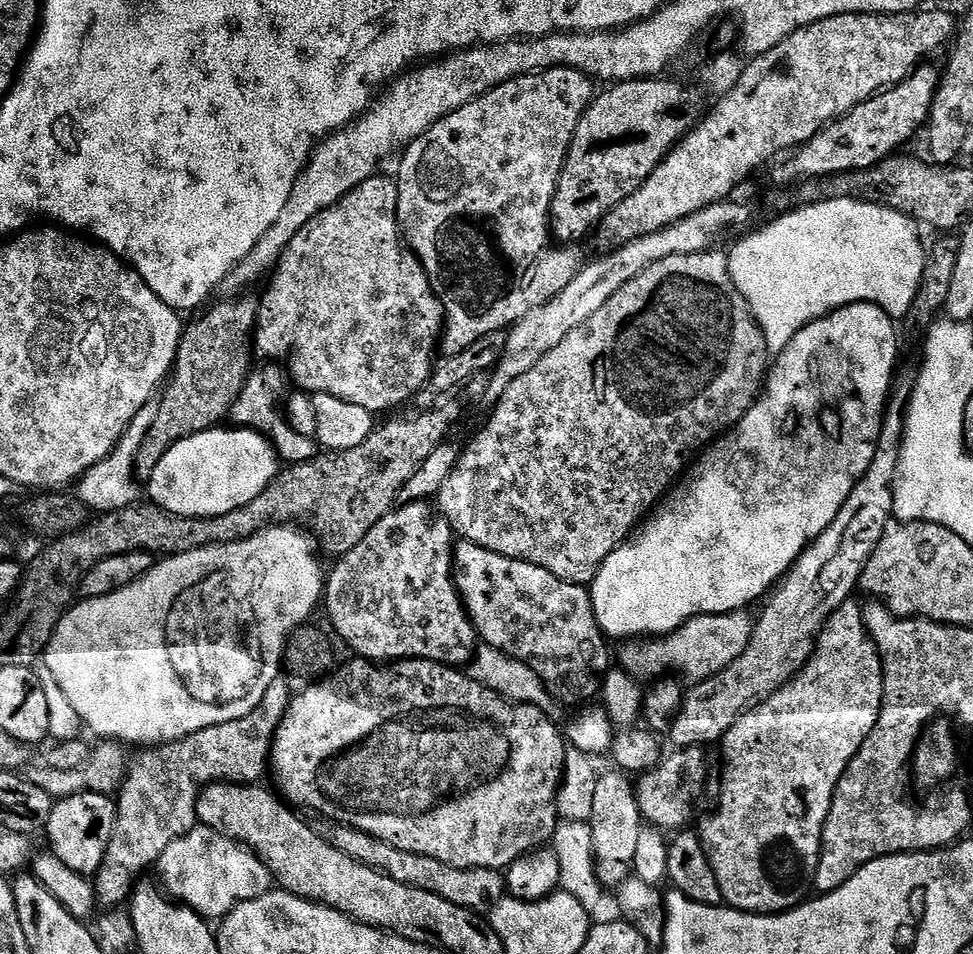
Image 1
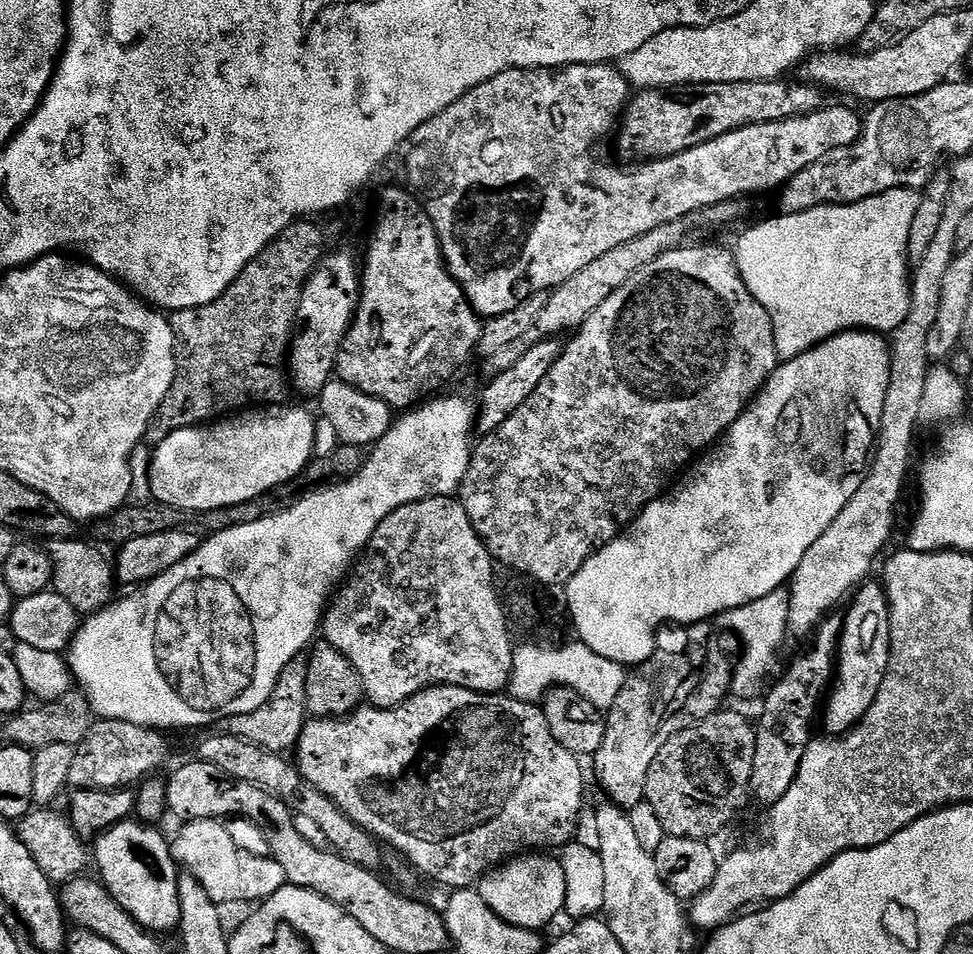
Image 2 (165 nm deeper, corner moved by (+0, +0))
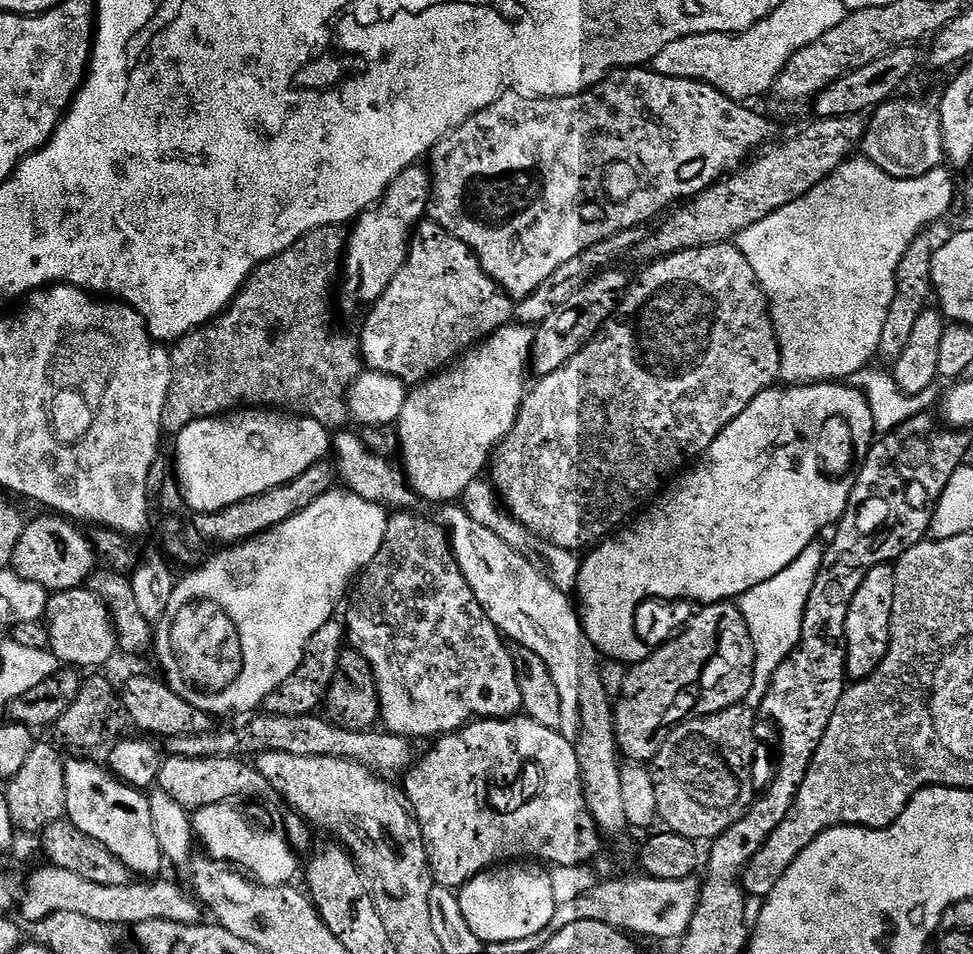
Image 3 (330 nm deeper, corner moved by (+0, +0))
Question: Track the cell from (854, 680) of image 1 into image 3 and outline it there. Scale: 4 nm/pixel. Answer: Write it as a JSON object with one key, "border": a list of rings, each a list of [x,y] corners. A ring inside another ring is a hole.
{"border":[[[879,564],[866,574],[862,586],[858,586],[858,594],[854,594],[854,602],[850,602],[850,610],[846,614],[846,634],[844,642],[848,649],[847,675],[853,681],[864,680],[886,658],[890,642],[890,618],[894,610],[894,586],[896,570],[892,564]]]}

